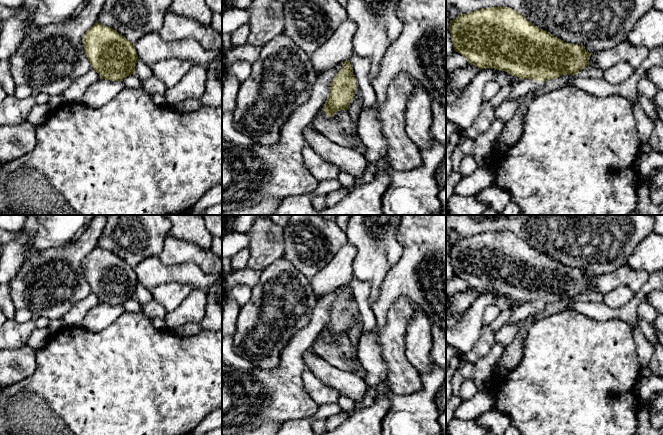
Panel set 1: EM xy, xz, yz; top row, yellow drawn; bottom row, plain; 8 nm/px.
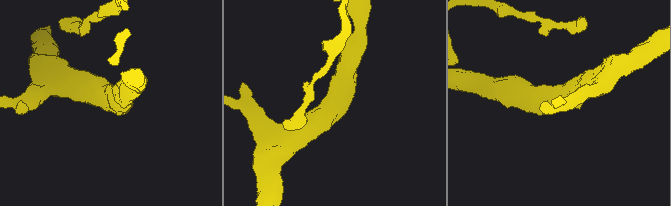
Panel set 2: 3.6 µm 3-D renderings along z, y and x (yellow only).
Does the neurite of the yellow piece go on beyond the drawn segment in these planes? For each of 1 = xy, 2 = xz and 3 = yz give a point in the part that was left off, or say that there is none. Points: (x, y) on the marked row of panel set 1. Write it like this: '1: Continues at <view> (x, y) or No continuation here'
1: No continuation here
2: No continuation here
3: No continuation here

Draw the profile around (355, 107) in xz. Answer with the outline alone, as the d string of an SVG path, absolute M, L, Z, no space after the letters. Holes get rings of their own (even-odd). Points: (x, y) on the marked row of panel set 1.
M356 88L354 95L353 95L353 100L347 108L347 111L350 115L350 124L351 124L352 131L353 131L353 137L355 139L358 139L357 121L358 121L358 118L359 118L359 115L360 115L360 112L362 111L362 109L363 109L362 93L358 88Z

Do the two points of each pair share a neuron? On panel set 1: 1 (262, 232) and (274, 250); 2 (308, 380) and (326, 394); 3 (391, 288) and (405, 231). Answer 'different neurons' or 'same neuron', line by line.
1: same neuron
2: same neuron
3: same neuron

